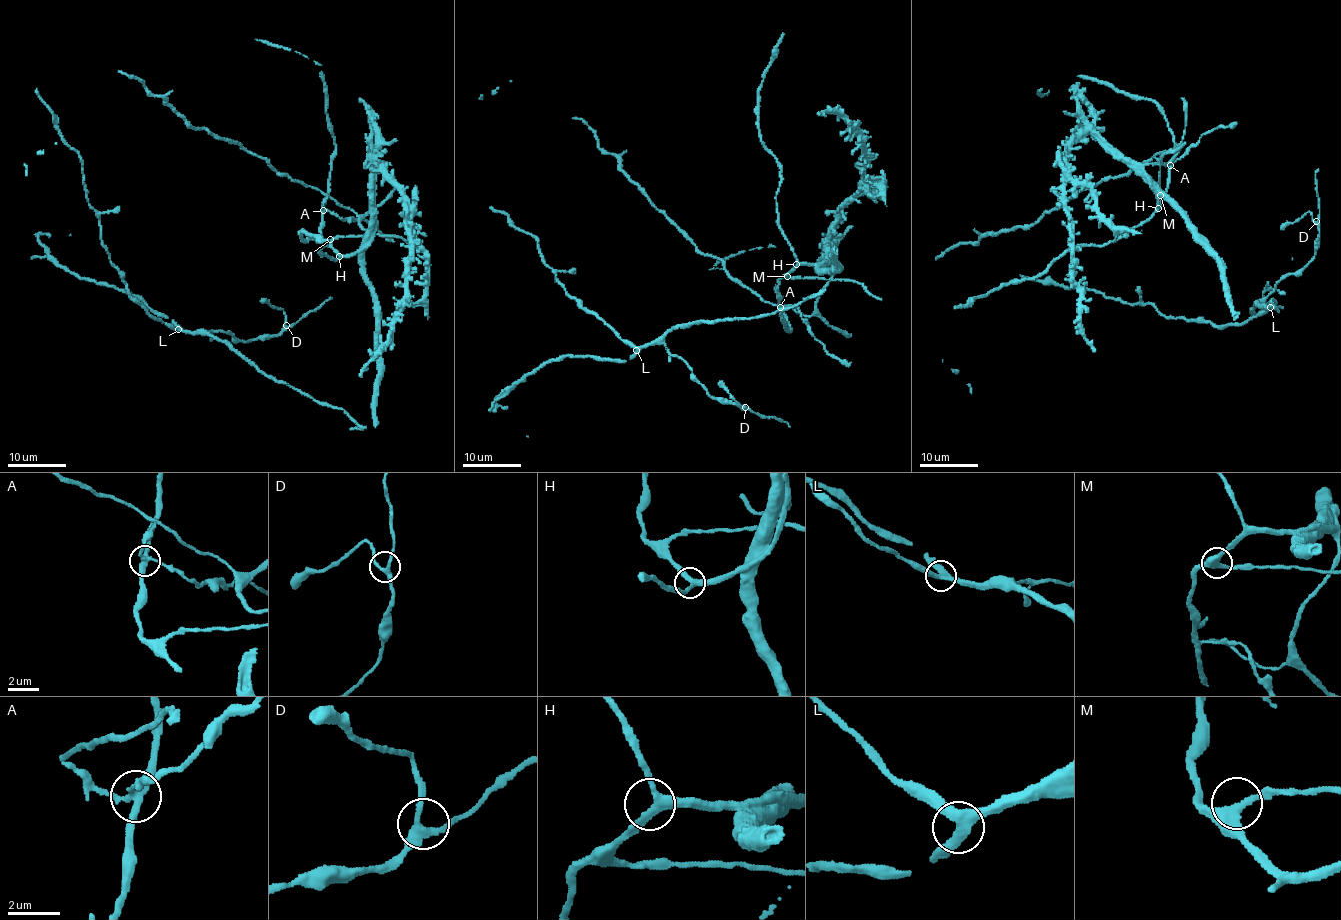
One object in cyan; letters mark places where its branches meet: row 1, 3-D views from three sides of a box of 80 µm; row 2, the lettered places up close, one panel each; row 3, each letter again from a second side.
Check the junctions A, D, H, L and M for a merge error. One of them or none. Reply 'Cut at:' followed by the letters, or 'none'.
Cut at: A

